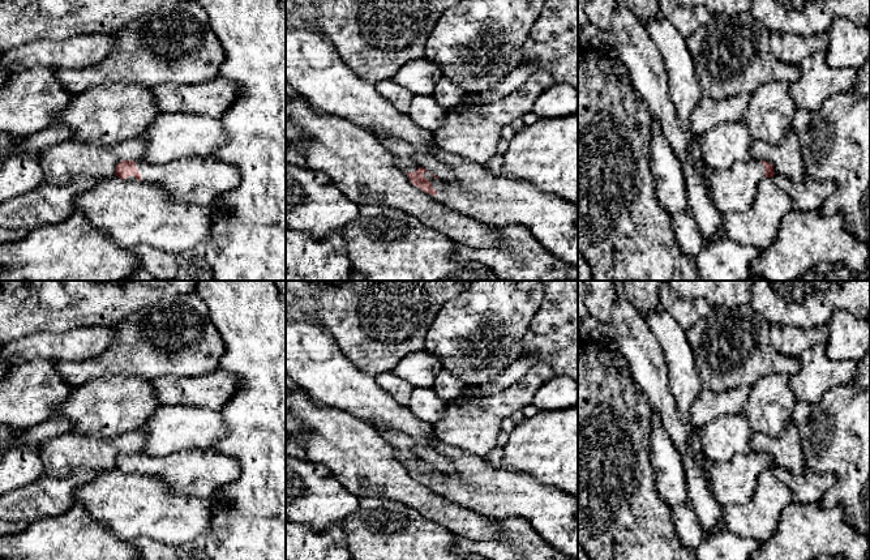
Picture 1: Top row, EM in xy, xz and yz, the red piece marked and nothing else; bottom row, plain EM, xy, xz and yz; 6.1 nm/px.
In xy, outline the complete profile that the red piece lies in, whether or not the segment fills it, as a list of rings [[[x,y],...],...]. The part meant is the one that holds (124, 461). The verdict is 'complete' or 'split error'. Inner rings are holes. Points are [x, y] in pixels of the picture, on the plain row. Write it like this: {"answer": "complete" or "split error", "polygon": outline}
{"answer": "split error", "polygon": [[[213,448],[188,449],[164,457],[121,453],[116,457],[115,469],[158,476],[171,491],[197,497],[211,496],[240,475],[239,462]]]}

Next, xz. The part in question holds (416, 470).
{"answer": "split error", "polygon": [[[383,426],[373,427],[423,484],[480,514],[496,520],[524,518],[547,543],[578,560],[578,497],[522,471],[487,463],[440,439],[430,440],[436,452],[454,462],[459,476],[453,478],[421,459],[412,437]]]}

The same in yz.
{"answer": "split error", "polygon": [[[757,452],[736,454],[729,461],[713,463],[710,473],[710,488],[712,491],[712,497],[717,505],[723,508],[730,504],[745,505],[751,500],[755,492],[758,476],[760,473],[763,470],[772,470],[773,467],[773,458],[771,456]]]}

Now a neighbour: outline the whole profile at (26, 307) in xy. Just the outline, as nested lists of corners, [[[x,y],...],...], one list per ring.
[[[0,281],[0,342],[77,328],[111,328],[155,302],[196,291],[197,281]]]

